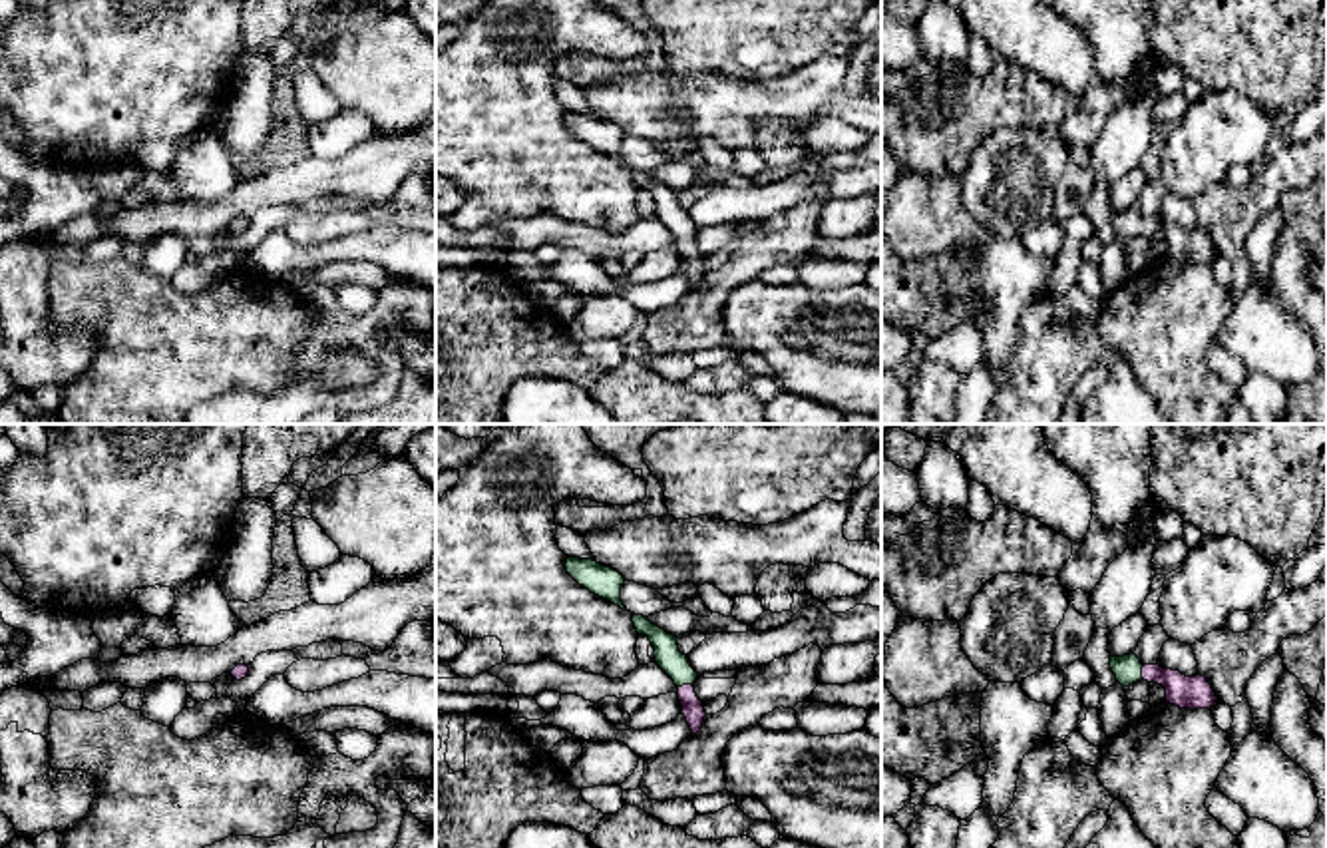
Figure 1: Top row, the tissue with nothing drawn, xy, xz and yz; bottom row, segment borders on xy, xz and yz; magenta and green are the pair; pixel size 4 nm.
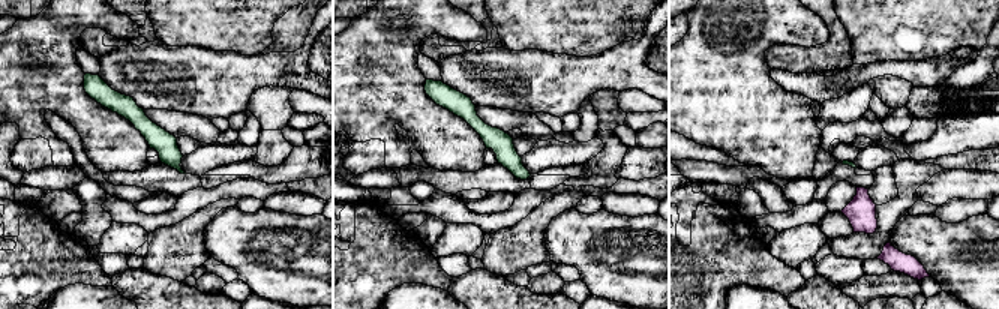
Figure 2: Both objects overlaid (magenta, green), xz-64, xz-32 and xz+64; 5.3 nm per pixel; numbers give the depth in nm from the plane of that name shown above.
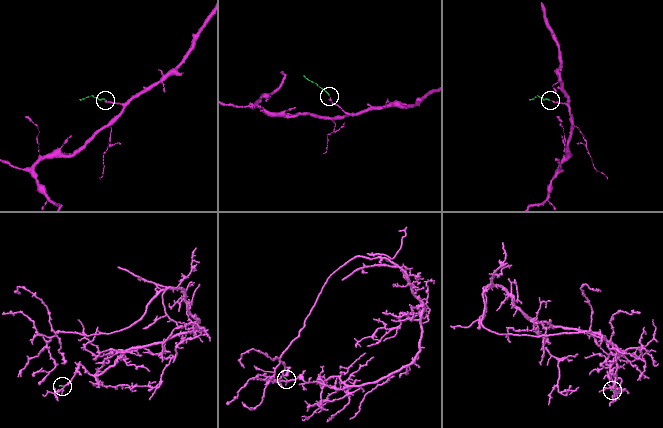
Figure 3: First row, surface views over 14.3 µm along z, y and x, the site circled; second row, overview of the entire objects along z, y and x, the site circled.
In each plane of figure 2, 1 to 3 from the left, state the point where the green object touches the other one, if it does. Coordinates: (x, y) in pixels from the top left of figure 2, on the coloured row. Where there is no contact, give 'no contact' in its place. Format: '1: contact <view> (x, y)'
1: no contact
2: no contact
3: no contact

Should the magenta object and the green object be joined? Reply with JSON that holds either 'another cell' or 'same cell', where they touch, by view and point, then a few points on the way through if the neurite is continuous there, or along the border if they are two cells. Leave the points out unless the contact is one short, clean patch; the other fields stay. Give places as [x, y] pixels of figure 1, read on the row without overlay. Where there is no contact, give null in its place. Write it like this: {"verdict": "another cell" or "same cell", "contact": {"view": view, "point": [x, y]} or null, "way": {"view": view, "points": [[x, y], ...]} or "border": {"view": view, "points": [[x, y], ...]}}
{"verdict": "same cell", "contact": {"view": "xz", "point": [685, 239]}, "way": {"view": "xz", "points": [[693, 263], [685, 239], [683, 227], [667, 210]]}}

